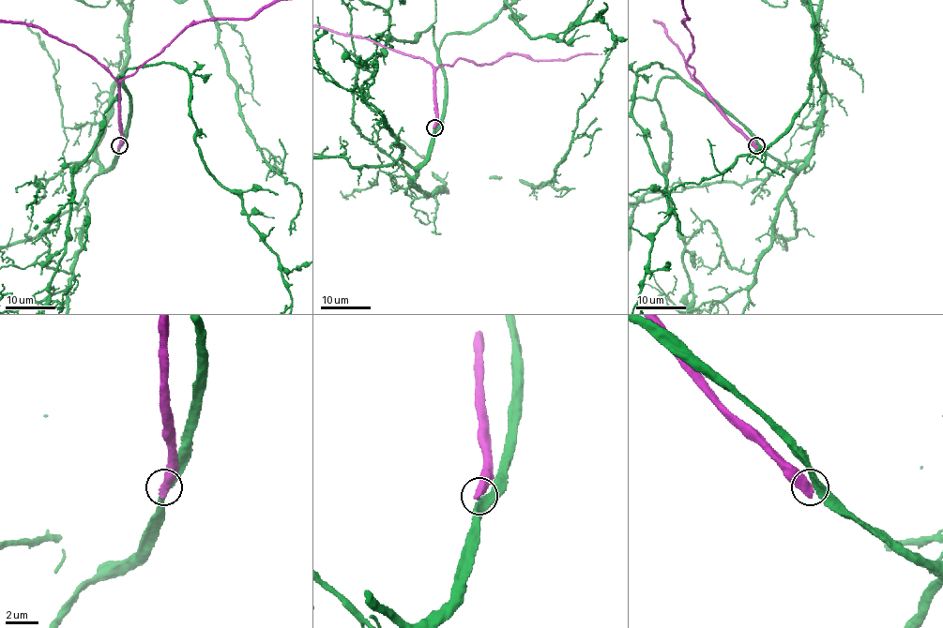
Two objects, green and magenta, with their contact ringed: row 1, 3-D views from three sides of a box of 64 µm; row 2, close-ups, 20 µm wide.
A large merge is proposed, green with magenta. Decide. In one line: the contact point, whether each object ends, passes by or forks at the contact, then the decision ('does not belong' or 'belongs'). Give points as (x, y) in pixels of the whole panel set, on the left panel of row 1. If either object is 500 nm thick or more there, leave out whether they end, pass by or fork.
at (119, 145); does not belong

